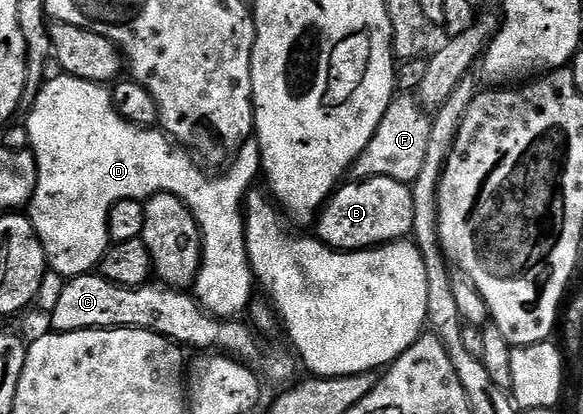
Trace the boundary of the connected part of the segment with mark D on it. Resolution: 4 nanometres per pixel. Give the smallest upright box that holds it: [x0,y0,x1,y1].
[23,75,261,319]

